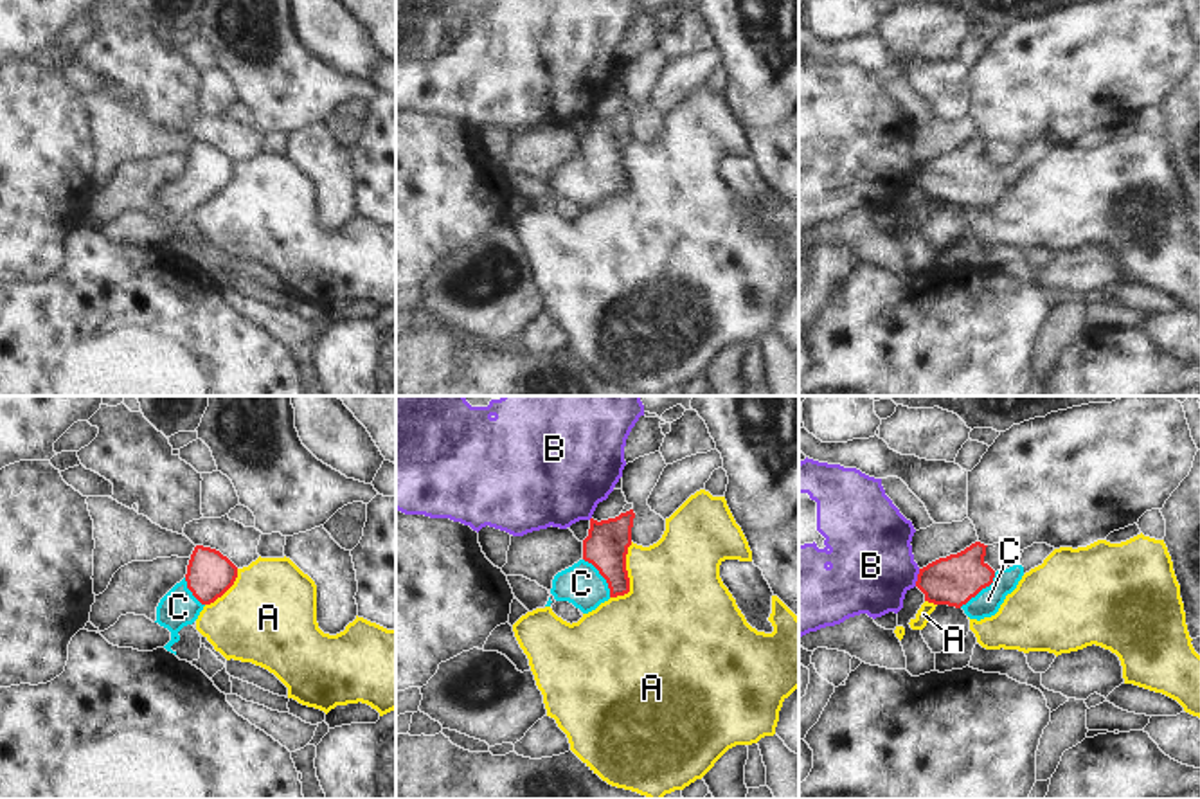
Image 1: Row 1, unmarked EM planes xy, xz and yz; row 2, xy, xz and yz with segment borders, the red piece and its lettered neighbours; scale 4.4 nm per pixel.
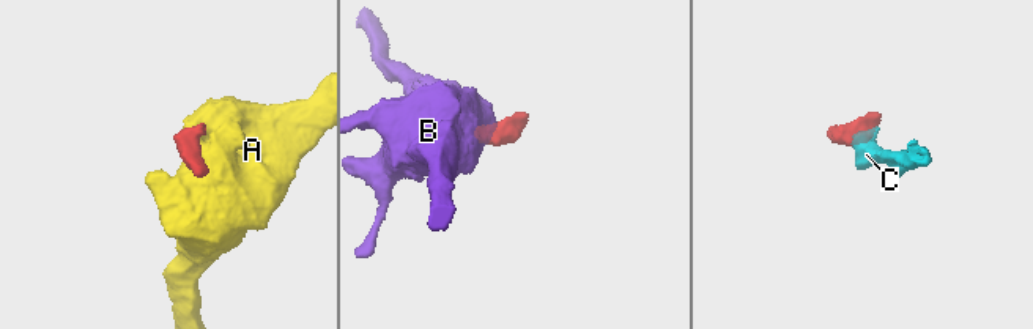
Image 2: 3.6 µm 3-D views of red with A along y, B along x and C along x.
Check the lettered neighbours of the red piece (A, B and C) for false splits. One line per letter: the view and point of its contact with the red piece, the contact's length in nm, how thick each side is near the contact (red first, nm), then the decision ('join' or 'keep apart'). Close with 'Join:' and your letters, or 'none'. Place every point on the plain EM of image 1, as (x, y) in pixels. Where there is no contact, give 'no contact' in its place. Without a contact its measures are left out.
A: contact xz (626, 173); length 280 nm; calibres 190 and 440 nm; keep apart
B: contact yz (918, 175); length 80 nm; calibres 220 and 380 nm; keep apart
C: contact yz (979, 188); length 220 nm; calibres 220 and 120 nm; join
Join: C

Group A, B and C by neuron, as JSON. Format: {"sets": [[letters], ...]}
{"sets": [["A"], ["B"], ["C"]]}

